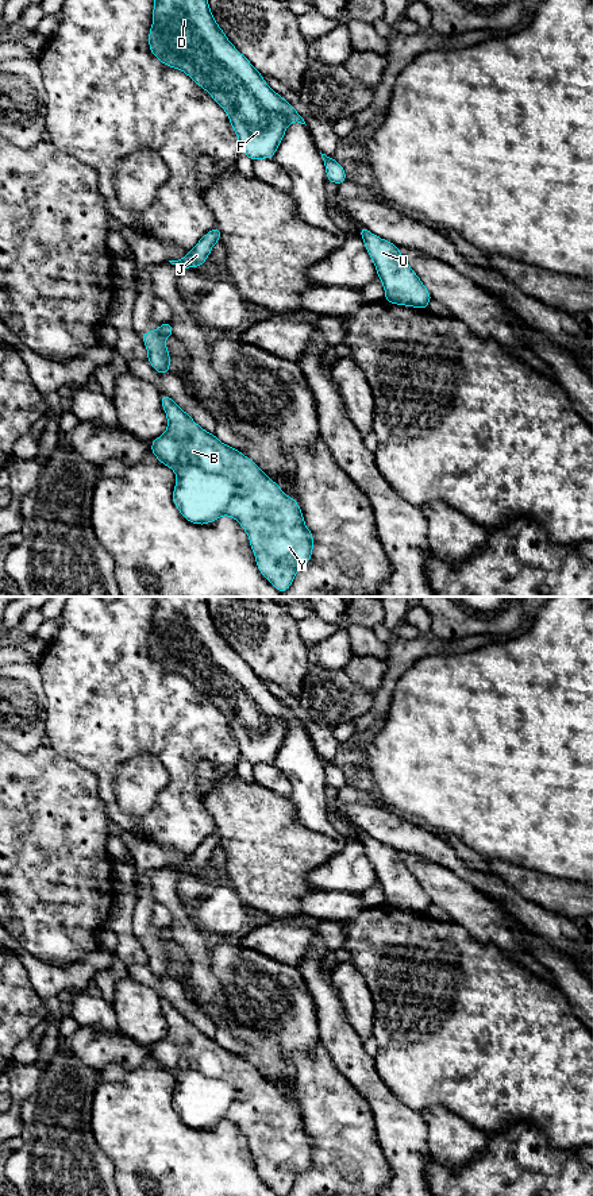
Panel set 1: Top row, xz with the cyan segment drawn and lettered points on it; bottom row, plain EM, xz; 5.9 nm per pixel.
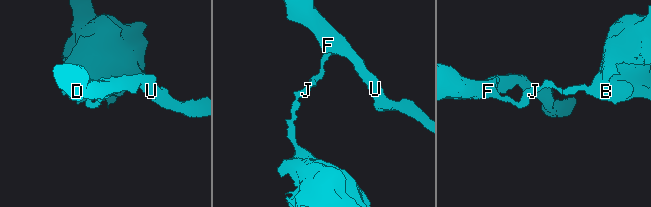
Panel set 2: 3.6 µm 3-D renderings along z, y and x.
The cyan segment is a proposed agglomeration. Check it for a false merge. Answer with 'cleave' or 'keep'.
cleave

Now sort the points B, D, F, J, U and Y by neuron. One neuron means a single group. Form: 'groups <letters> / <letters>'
groups B Y / D F J U

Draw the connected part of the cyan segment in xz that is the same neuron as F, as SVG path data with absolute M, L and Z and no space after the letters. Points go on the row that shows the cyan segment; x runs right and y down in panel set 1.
M154 0L149 47L157 59L184 72L226 111L240 150L253 162L274 157L292 121L305 124L294 107L274 92L227 39L211 12L208 0Z

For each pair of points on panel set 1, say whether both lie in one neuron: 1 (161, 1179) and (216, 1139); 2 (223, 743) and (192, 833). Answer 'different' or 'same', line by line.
1: same
2: same

